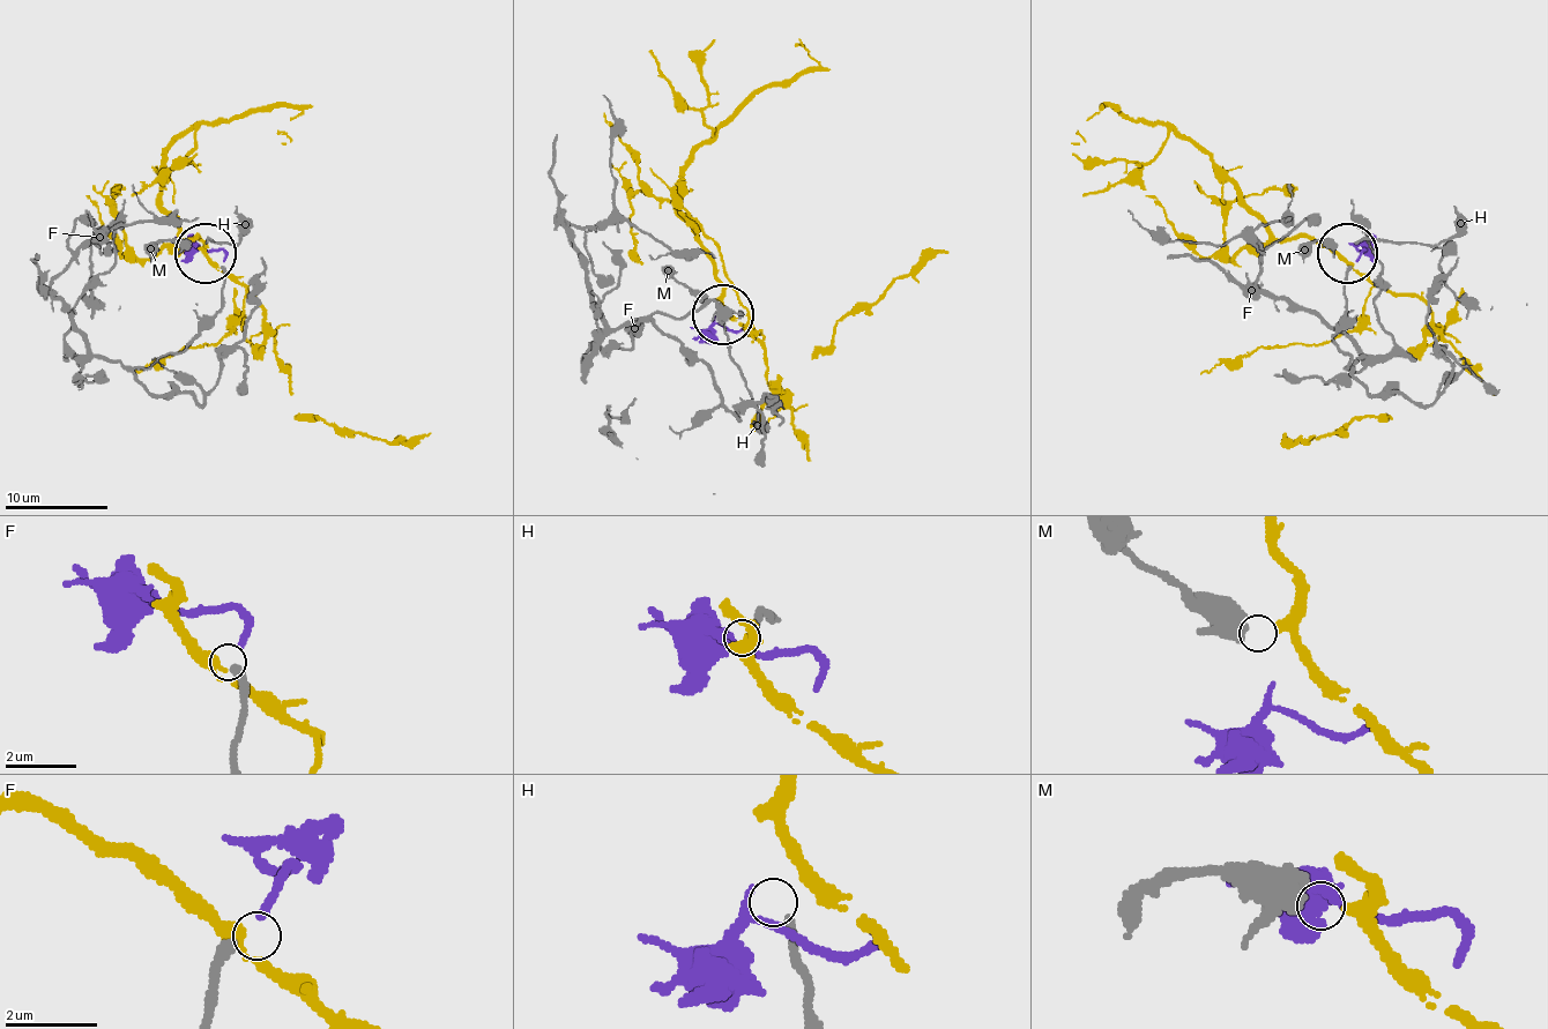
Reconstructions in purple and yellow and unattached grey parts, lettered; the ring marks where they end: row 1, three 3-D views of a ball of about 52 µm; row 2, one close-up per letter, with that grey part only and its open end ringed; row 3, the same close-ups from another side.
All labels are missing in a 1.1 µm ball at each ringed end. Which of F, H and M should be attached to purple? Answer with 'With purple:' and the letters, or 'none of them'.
With purple: F

